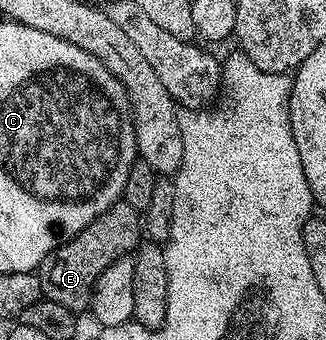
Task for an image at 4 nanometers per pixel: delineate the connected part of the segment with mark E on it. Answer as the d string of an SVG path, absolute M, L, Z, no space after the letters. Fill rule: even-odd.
M120 200L109 211L105 211L89 227L85 227L76 237L62 242L39 264L37 270L39 282L46 300L61 303L61 307L69 307L76 315L82 314L91 303L95 293L95 285L100 275L113 262L122 257L134 254L141 244L141 213L128 201Z

